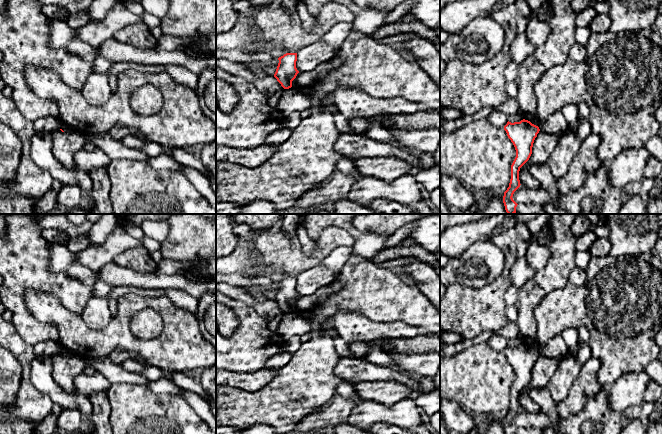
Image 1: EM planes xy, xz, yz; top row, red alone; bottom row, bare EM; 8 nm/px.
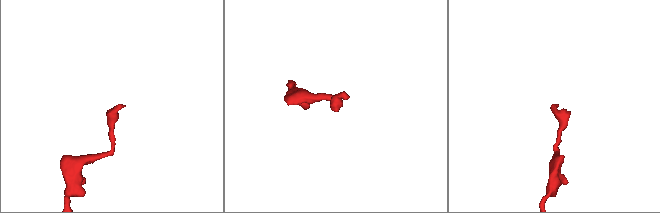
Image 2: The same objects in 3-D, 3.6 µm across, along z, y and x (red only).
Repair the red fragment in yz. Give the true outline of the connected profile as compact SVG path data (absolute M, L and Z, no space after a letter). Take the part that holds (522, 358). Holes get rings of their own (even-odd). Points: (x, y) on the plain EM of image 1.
M528 344L520 346L507 346L504 350L508 362L516 374L516 381L511 389L511 403L509 411L504 416L503 427L505 434L516 434L517 427L513 424L514 416L520 411L520 392L529 384L532 378L532 371L540 353Z

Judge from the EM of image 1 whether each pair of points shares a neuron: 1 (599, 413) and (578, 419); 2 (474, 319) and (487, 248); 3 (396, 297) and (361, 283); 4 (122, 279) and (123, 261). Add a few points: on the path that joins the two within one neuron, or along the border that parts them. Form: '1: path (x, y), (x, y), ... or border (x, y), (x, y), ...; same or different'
1: path (594, 417), (583, 419); same
2: border (500, 274), (480, 287), (457, 284); different
3: path (387, 295), (370, 290); same
4: border (113, 261), (120, 266), (145, 274); different

